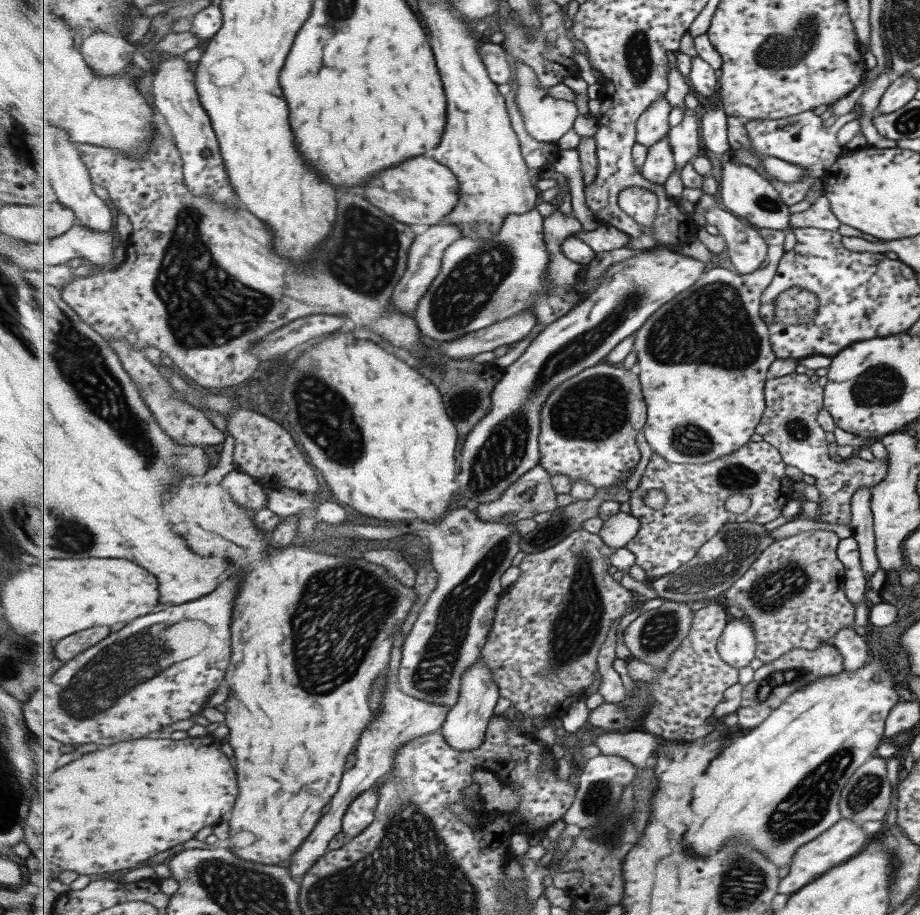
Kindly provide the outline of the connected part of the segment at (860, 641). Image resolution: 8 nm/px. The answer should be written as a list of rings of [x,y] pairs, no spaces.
[[[853,624],[840,628],[831,638],[835,648],[843,657],[843,671],[853,672],[867,660],[867,650],[864,637],[855,633]]]

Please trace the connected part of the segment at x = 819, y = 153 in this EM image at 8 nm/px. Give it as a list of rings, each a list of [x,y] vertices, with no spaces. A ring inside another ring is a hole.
[[[857,108],[851,109],[848,113],[838,117],[835,123],[827,128],[827,130],[821,130],[819,126],[819,118],[813,116],[812,111],[805,111],[801,114],[797,114],[793,117],[778,120],[762,120],[757,119],[749,121],[746,124],[750,139],[752,140],[752,148],[750,150],[743,150],[742,148],[731,148],[732,153],[736,156],[736,159],[741,164],[751,165],[754,169],[757,169],[763,176],[767,177],[781,193],[785,204],[793,206],[797,202],[801,202],[804,199],[805,192],[813,184],[813,180],[817,177],[821,177],[824,171],[833,164],[837,154],[839,154],[839,146],[837,146],[837,138],[835,138],[835,132],[839,130],[847,122],[851,122],[854,119],[858,119],[860,112]],[[763,155],[774,156],[781,160],[789,161],[793,164],[801,165],[804,168],[804,176],[802,176],[802,182],[781,182],[778,178],[773,178],[762,165],[761,157]]]

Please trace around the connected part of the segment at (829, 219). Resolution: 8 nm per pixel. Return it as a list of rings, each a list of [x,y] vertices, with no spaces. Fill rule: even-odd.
[[[824,196],[819,197],[809,209],[792,215],[792,228],[820,228],[836,231],[839,222],[835,220],[835,215],[831,212],[828,200]]]

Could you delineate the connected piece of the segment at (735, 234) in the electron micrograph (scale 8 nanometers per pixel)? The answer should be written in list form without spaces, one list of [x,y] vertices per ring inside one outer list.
[[[714,206],[705,212],[708,224],[717,227],[728,242],[730,262],[737,272],[746,275],[759,270],[767,260],[767,254],[771,254],[761,232],[731,211]]]

